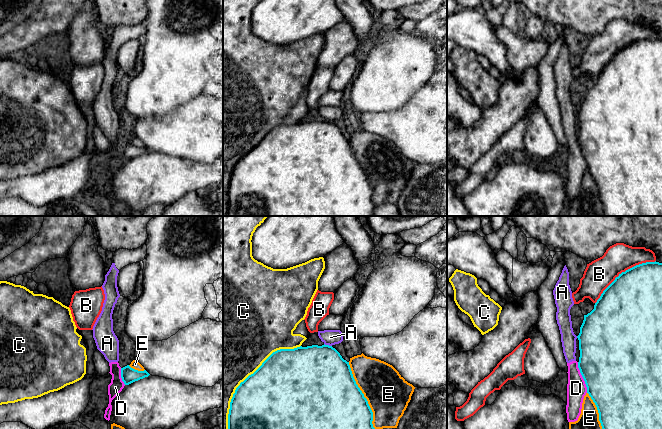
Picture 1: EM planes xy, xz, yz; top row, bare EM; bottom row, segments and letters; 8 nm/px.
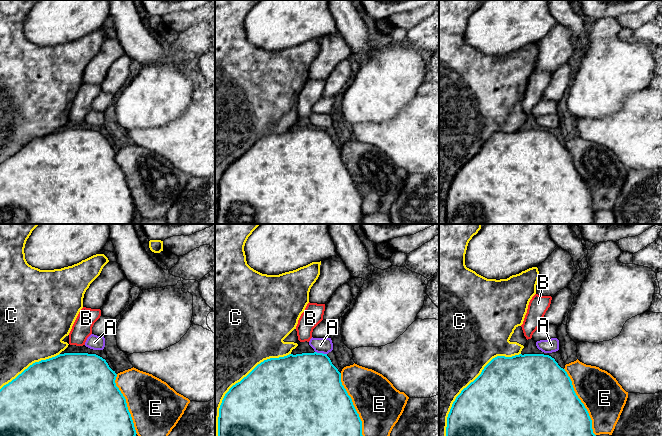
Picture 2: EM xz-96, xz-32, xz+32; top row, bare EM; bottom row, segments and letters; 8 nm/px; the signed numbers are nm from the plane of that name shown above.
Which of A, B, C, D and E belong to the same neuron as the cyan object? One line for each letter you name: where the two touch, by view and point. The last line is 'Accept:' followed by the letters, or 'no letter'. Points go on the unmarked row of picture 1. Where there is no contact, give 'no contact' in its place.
Accept: no letter

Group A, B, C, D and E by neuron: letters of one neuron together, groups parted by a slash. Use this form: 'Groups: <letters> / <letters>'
Groups: A D / B / C / E

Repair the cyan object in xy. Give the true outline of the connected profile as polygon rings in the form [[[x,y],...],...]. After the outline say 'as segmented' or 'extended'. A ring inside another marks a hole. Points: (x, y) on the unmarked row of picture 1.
[[[129,141],[121,144],[121,154],[125,161],[129,161],[135,157],[148,153],[150,150],[144,147],[138,147],[131,144]]] | as segmented

